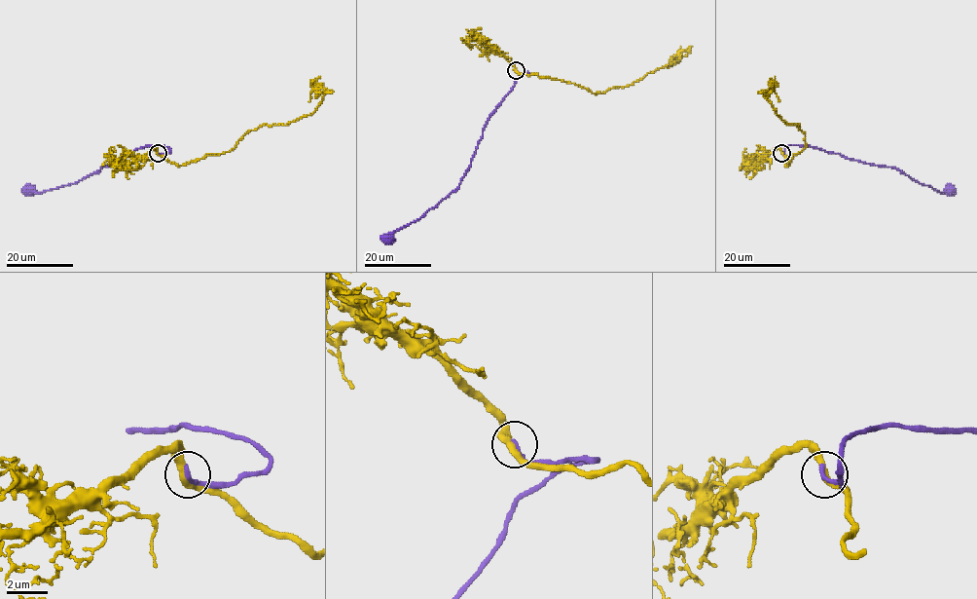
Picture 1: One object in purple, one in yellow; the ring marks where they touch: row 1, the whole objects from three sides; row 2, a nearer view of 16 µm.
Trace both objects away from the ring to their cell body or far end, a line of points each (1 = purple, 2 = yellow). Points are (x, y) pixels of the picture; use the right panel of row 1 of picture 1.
1: (781, 153), (785, 154), (785, 147), (792, 144), (819, 148), (878, 166), (891, 167), (939, 192), (950, 190)
2: (781, 153), (787, 166), (805, 143), (804, 133), (798, 126), (787, 125), (761, 93), (774, 91), (779, 101)

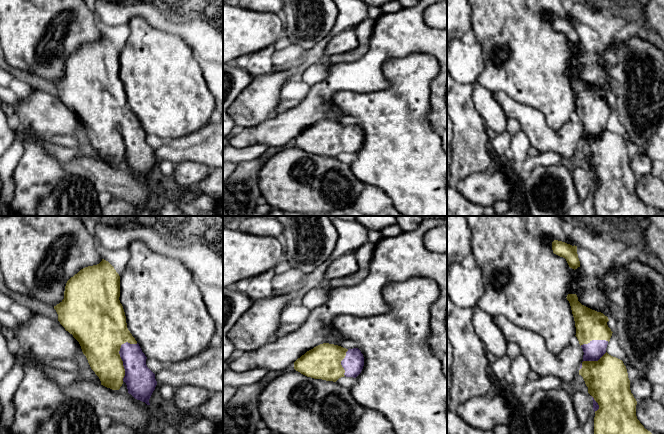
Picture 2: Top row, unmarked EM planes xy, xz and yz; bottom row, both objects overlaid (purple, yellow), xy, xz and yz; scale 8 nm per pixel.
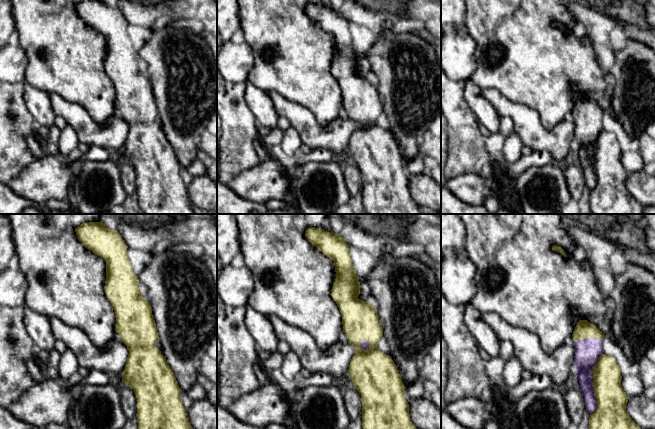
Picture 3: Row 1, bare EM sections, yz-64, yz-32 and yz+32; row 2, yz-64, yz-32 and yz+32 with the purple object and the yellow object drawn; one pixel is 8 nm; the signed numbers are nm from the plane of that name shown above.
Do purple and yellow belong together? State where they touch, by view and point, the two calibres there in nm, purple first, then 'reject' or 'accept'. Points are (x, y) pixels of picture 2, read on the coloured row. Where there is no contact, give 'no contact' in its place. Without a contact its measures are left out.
xy (120, 355) | 220/400 nm | accept

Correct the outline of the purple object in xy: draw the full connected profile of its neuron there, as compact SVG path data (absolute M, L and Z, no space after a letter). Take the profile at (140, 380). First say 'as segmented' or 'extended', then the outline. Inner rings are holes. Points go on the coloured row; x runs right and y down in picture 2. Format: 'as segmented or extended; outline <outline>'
extended; outline M102 259L97 265L81 269L67 281L64 299L54 306L54 309L58 314L60 324L79 342L83 354L91 369L99 377L101 385L112 390L119 390L125 382L129 394L150 405L149 399L157 385L155 374L147 367L147 357L127 328L125 312L119 297L120 276L108 261Z

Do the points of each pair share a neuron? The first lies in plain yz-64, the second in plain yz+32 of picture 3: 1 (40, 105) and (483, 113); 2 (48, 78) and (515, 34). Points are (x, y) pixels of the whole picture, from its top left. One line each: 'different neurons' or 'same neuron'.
1: same neuron
2: same neuron

